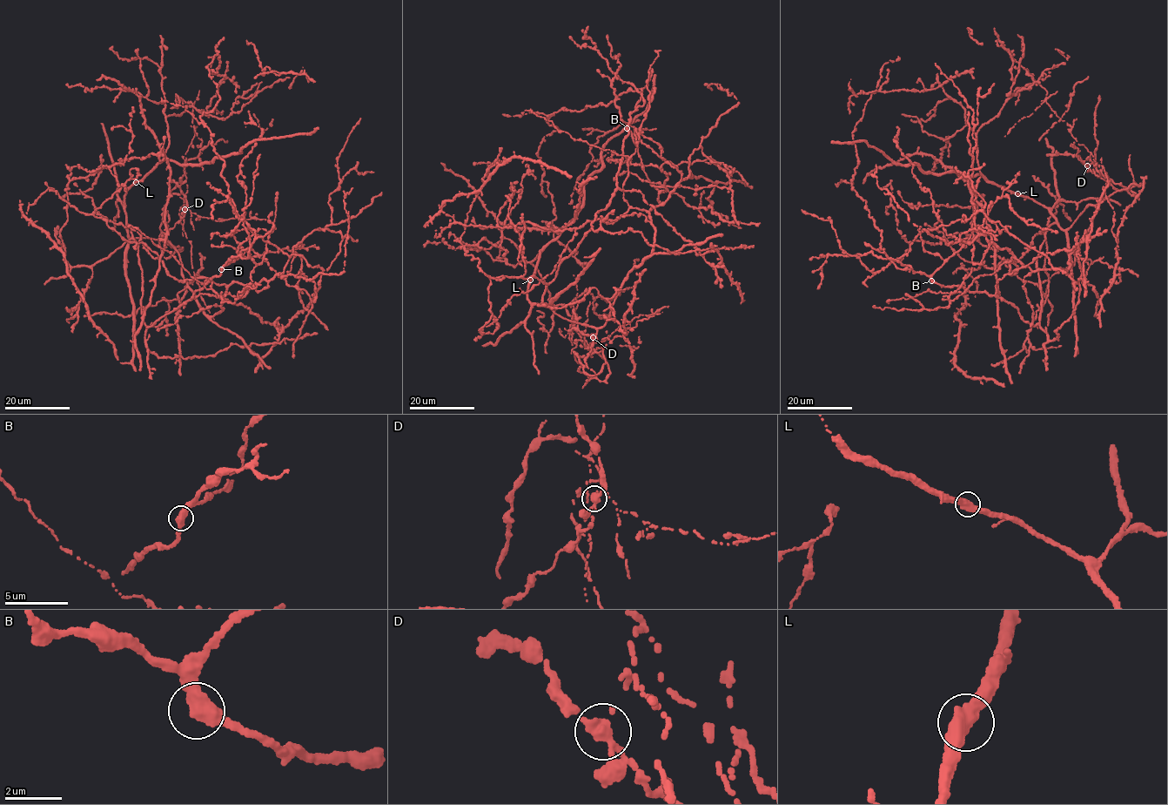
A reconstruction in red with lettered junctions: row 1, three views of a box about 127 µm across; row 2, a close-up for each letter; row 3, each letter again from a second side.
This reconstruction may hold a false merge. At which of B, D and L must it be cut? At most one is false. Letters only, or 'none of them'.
D

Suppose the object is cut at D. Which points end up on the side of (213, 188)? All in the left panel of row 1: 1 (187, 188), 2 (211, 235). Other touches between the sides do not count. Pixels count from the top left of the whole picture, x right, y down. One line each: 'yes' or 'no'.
1: no
2: yes

